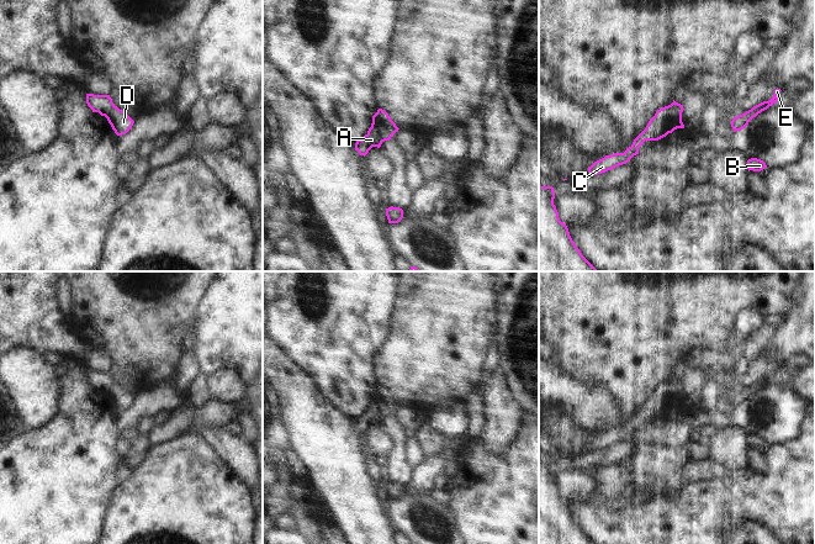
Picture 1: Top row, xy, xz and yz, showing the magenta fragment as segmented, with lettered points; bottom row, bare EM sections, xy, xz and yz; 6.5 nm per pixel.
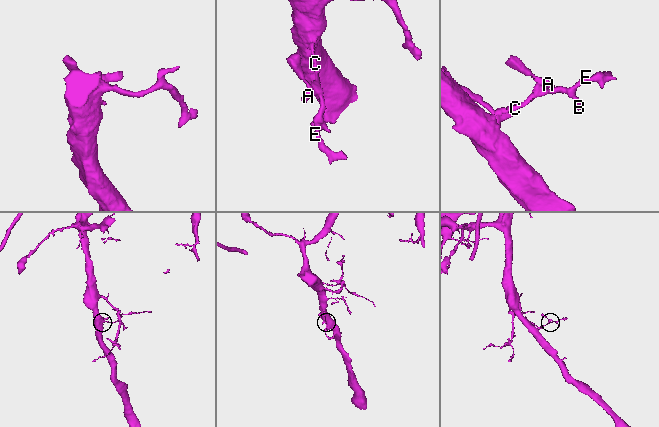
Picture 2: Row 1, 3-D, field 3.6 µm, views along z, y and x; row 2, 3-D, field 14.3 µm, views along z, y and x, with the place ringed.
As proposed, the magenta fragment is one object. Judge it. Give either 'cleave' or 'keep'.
cleave

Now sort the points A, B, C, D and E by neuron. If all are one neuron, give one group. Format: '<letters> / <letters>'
A / B C D E

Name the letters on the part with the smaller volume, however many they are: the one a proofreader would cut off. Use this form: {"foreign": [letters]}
{"foreign": ["A"]}

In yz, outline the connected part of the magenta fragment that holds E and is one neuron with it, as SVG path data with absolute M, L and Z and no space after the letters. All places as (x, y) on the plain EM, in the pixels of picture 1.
M777 364L771 376L763 377L753 382L751 386L746 387L745 390L739 391L737 394L734 394L731 397L731 403L734 408L741 407L742 405L745 405L753 394L756 394L758 390L761 390L762 387L772 382L774 379L777 379L780 368L782 366Z

